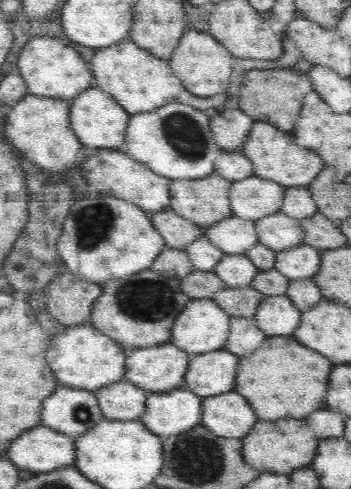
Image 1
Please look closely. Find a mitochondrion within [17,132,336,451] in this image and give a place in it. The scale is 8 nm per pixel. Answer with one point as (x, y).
(146, 300)

